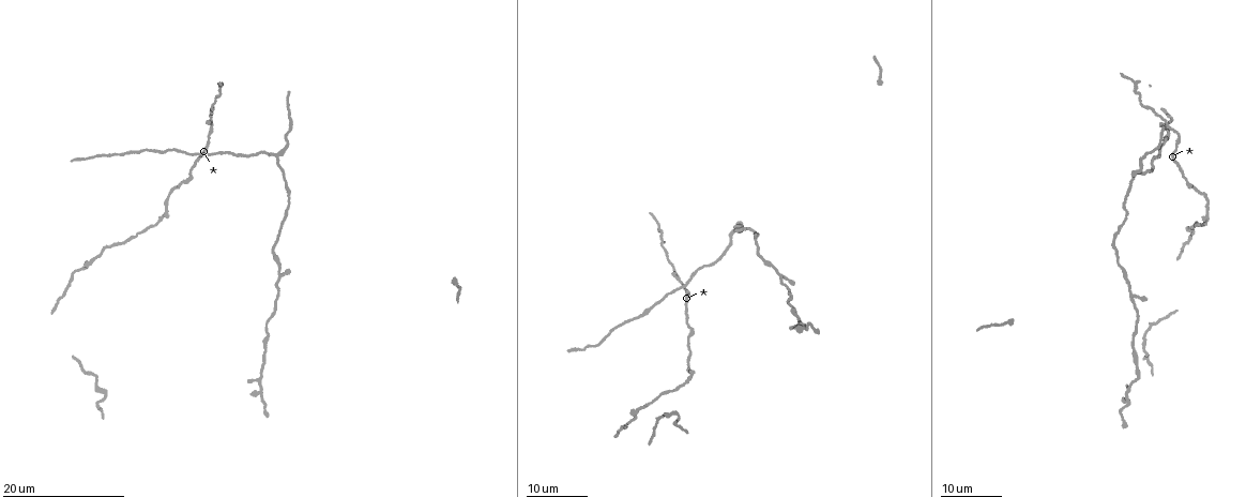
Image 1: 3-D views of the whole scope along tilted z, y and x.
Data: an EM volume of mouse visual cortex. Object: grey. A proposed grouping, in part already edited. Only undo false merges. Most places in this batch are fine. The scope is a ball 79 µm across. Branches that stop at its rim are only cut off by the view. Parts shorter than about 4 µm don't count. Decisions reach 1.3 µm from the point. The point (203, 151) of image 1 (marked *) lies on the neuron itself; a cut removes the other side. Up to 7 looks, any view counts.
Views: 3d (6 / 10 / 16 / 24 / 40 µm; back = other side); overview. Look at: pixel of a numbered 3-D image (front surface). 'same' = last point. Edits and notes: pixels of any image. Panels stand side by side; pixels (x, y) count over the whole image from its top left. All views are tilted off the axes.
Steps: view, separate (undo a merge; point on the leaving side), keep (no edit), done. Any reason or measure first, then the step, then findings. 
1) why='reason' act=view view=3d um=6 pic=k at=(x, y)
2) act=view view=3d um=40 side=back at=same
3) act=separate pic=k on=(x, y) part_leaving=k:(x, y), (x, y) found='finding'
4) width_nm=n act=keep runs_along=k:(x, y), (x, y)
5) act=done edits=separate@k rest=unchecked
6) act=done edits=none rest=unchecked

act=view view=3d um=24 pic=1 at=(276, 155)

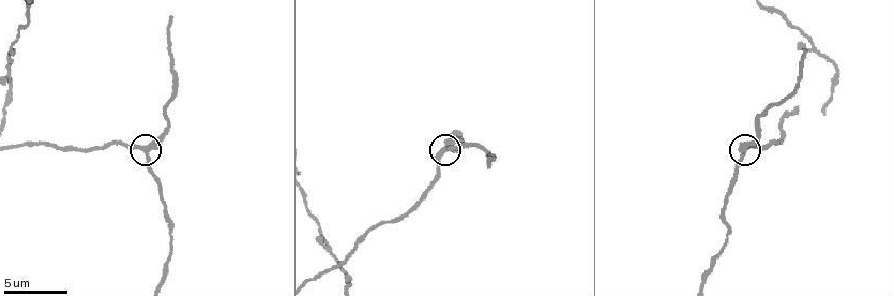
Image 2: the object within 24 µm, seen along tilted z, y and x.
act=view view=3d um=10 pic=2 at=(147, 151)

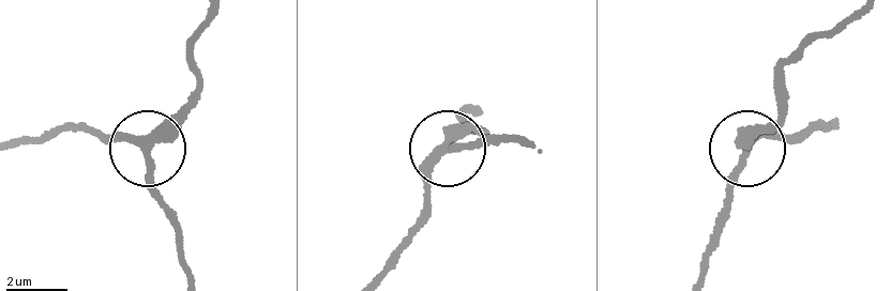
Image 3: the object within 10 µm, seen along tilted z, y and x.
act=keep runs_along=3:(388, 273), (419, 217), (434, 161), (481, 126) found='continuous, no second neuron'

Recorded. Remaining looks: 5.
why='a narrow waist' act=view view=3d um=24 pic=1 at=(1208, 215)

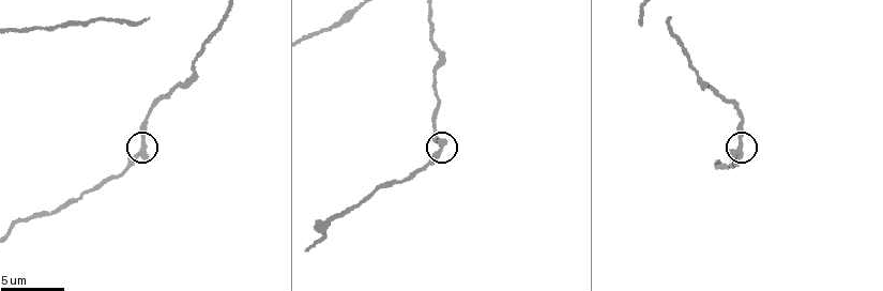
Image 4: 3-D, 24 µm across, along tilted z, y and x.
act=view view=3d um=6 pic=4 at=(740, 144)

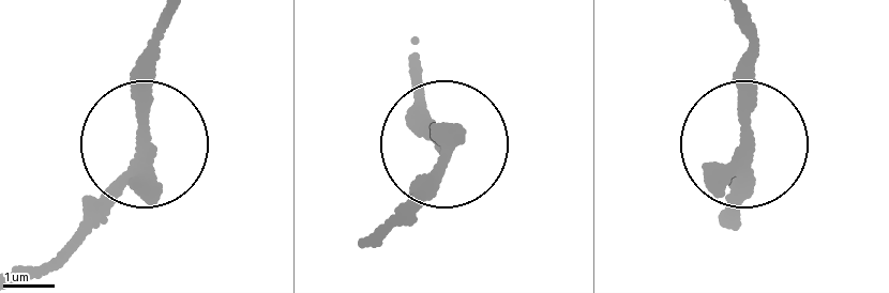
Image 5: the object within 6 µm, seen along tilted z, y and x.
width_nm=200 act=keep found='one neuron here'

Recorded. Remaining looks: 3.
act=view view=3d um=24 pic=1 at=(1145, 346)

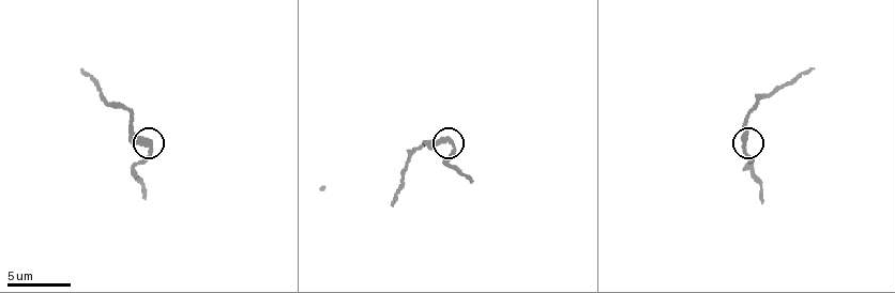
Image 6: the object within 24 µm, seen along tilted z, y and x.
act=view view=3d um=6 pic=6 at=(450, 139)

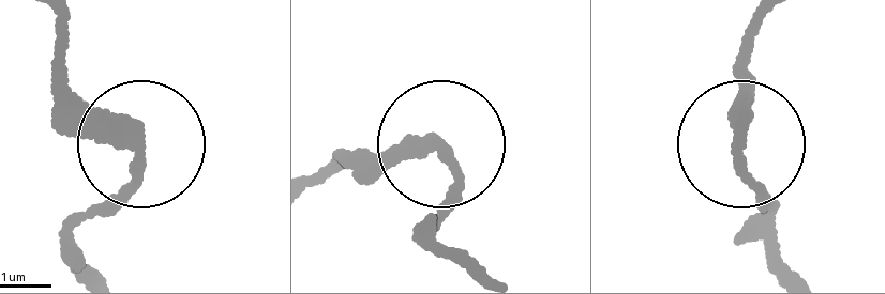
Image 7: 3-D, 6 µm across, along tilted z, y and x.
width_nm=280 act=keep found='continuous, no second neuron'

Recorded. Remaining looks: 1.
act=done edits=none rest=unchecked

